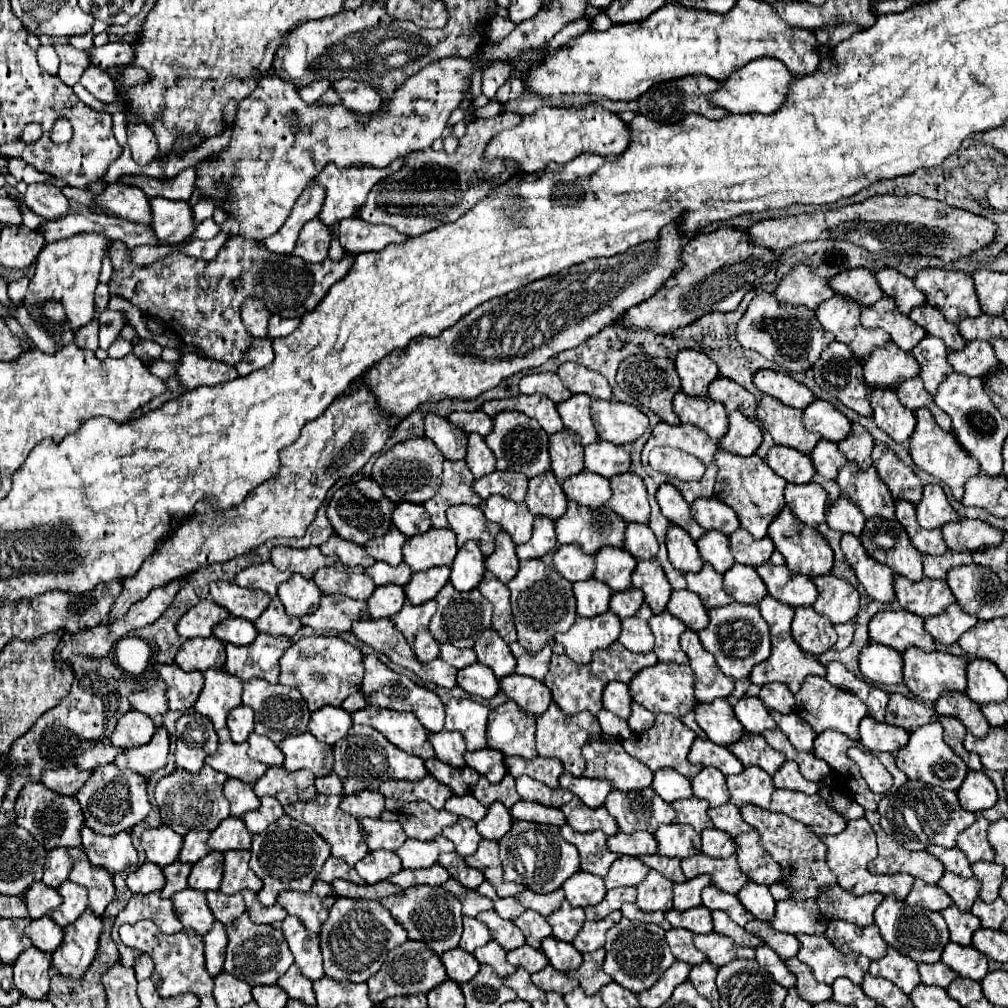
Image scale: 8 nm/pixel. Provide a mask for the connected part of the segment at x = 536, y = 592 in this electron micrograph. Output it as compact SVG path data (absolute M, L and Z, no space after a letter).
M523 560L517 576L507 582L507 588L511 590L511 608L519 644L527 652L539 652L545 644L549 644L549 638L573 626L577 612L571 582L561 578L555 568L545 566L541 560Z

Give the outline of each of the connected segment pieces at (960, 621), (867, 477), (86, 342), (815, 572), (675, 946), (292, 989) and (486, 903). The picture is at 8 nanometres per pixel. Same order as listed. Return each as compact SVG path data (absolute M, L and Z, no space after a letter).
M951 604L945 610L945 614L925 618L925 630L933 636L933 640L937 640L943 646L955 644L961 638L961 634L973 628L975 624L977 624L977 618L961 612L957 604Z
M851 462L839 470L837 484L841 496L851 500L861 514L869 520L875 516L893 520L895 518L895 500L891 498L887 486L877 478L877 470L857 470Z
M93 318L87 326L83 326L83 328L75 334L77 346L85 346L87 350L95 350L95 348L97 348L97 332L99 332L99 320Z
M787 506L781 510L781 514L775 518L775 522L769 526L767 536L773 540L775 548L785 556L787 568L793 574L803 574L803 576L815 578L815 576L825 576L831 572L833 552L831 552L827 540L817 530L809 530L807 526L799 526L797 518L793 518L793 514L789 514Z
M671 928L667 932L667 944L673 952L673 956L681 962L687 962L691 966L705 962L705 954L695 948L693 944L693 932L685 928Z
M293 964L279 980L277 984L289 994L293 1000L301 1000L305 1006L315 1006L315 992L313 992L313 982L305 978L297 966Z
M449 878L445 884L443 884L445 890L449 890L451 894L457 896L457 900L463 904L463 916L477 916L479 912L485 912L485 910L493 910L493 902L485 896L481 896L477 890L469 890L465 886L461 886L457 880Z

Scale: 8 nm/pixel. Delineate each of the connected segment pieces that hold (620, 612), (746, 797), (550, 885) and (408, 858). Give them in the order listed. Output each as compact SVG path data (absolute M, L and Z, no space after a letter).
M629 588L629 590L625 590L625 592L613 592L611 602L609 602L609 610L615 612L621 620L625 620L625 618L633 616L633 614L639 610L641 604L643 604L643 594L641 594L641 590Z
M757 766L745 768L737 776L729 776L727 788L731 794L729 802L735 804L737 808L745 808L745 806L753 804L753 806L759 806L765 810L769 808L769 800L775 790L769 774L765 774L765 770L761 770Z
M515 820L509 834L505 834L499 840L499 846L501 846L501 862L505 870L503 878L507 882L523 884L533 892L541 892L541 894L555 892L563 886L567 878L579 872L579 852L573 844L561 838L557 826Z
M437 836L435 840L407 840L399 850L399 858L403 860L403 868L429 868L437 862L437 856L443 852L453 852L455 846L445 836Z

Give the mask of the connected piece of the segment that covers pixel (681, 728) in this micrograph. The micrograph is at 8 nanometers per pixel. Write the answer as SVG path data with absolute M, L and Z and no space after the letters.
M657 714L655 718L655 724L645 730L645 732L639 732L639 734L633 734L629 740L623 742L623 748L633 756L637 758L641 764L645 764L651 772L657 772L661 768L673 768L677 770L679 774L687 776L687 778L695 778L703 766L691 766L689 760L687 760L687 754L689 754L689 748L693 744L695 736L693 736L693 730L687 728L681 718L673 716L673 714Z

